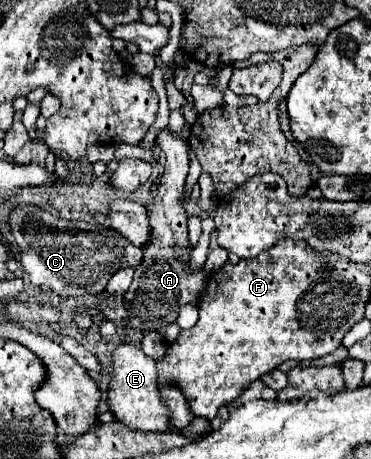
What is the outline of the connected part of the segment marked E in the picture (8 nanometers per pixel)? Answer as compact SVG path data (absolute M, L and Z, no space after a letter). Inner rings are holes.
M119 344L111 352L111 360L113 360L113 372L107 390L109 412L115 416L115 420L121 420L131 430L165 432L169 428L169 420L167 420L169 410L159 398L155 360L149 358L139 346L133 344Z

